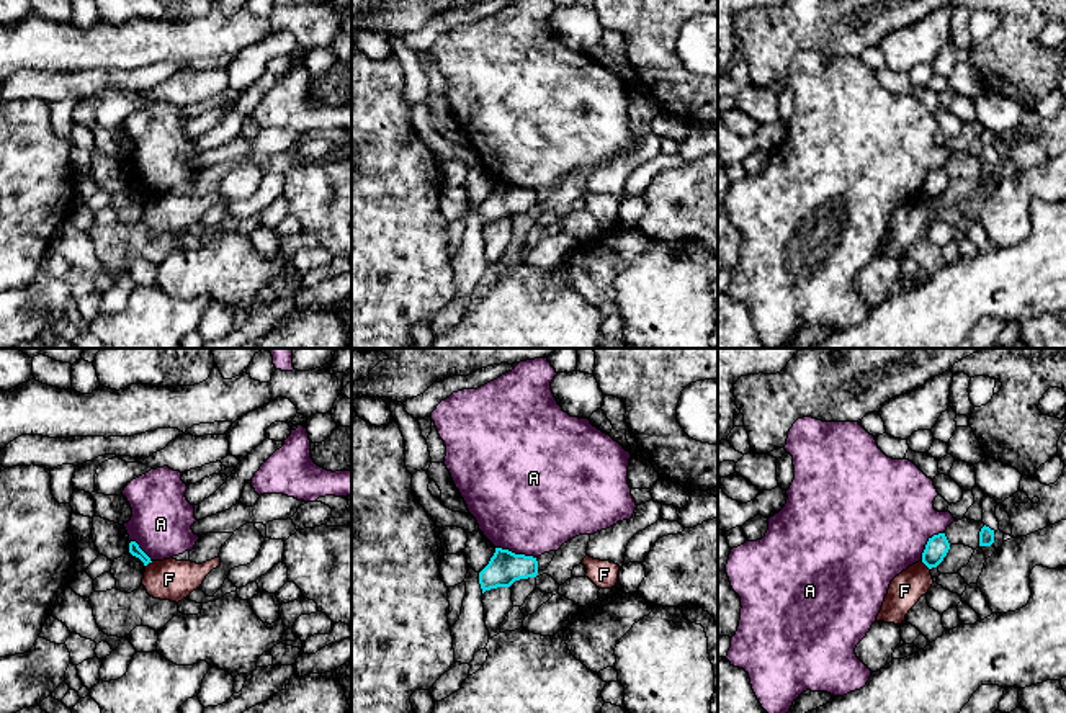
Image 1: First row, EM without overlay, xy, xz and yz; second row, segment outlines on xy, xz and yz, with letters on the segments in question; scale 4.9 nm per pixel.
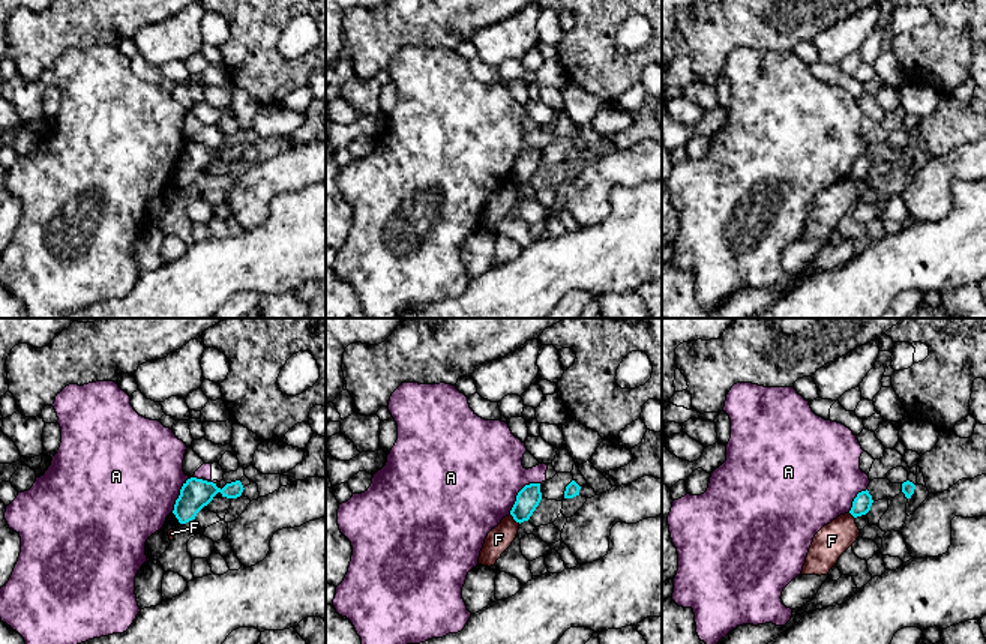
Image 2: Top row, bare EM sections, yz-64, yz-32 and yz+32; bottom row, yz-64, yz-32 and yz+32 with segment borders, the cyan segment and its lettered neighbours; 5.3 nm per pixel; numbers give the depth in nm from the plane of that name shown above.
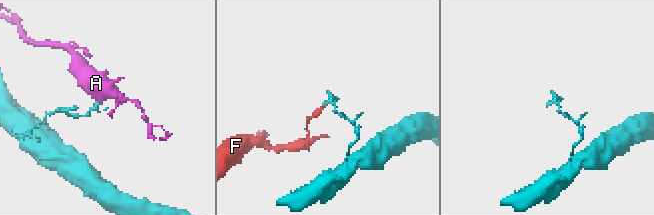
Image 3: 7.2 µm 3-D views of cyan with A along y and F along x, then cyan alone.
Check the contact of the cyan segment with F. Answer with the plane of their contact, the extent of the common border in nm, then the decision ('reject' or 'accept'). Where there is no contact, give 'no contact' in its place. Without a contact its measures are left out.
yz | 60 nm | reject

